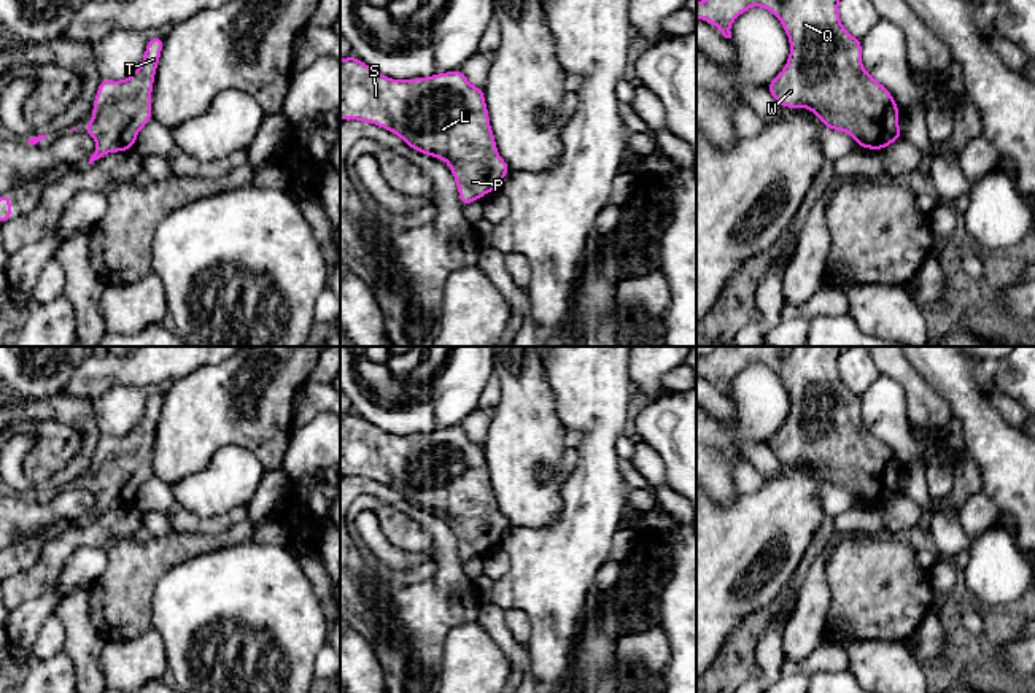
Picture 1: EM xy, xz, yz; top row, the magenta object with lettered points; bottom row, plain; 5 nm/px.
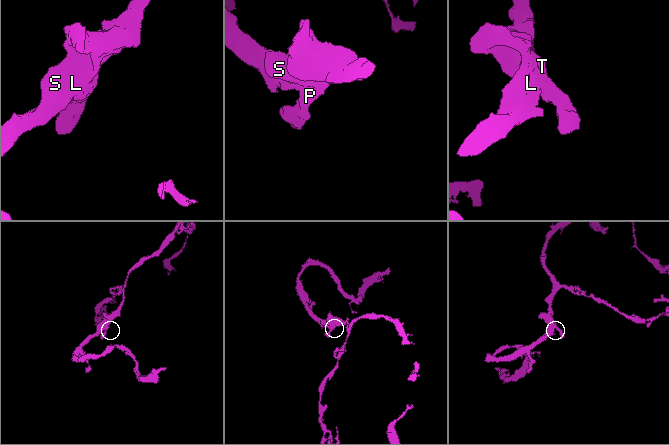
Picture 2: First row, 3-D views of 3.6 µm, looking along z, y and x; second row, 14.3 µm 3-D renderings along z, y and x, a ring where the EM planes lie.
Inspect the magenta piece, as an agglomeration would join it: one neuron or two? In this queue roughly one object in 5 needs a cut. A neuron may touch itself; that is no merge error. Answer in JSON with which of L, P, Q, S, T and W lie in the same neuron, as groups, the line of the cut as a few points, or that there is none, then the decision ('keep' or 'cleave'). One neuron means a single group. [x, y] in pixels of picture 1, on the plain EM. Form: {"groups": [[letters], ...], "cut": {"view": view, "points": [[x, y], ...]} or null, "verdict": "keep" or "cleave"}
{"groups": [["L", "P", "Q", "S", "T", "W"]], "cut": null, "verdict": "keep"}

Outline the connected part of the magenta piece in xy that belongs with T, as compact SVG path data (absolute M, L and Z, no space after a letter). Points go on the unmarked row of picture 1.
M164 393L148 396L140 423L122 437L102 434L92 463L92 477L83 486L97 497L87 520L107 509L135 504L141 483L151 475L151 450Z

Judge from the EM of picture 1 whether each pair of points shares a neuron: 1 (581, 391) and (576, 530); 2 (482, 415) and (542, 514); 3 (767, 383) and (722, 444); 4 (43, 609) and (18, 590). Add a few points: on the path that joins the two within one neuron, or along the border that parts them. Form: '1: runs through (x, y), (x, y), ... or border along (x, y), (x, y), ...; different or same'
1: runs through (593, 426), (593, 495); same
2: border along (495, 409), (482, 442); different
3: runs through (759, 399), (759, 409), (738, 429); same
4: border along (61, 576), (50, 592), (26, 600), (16, 607); different

